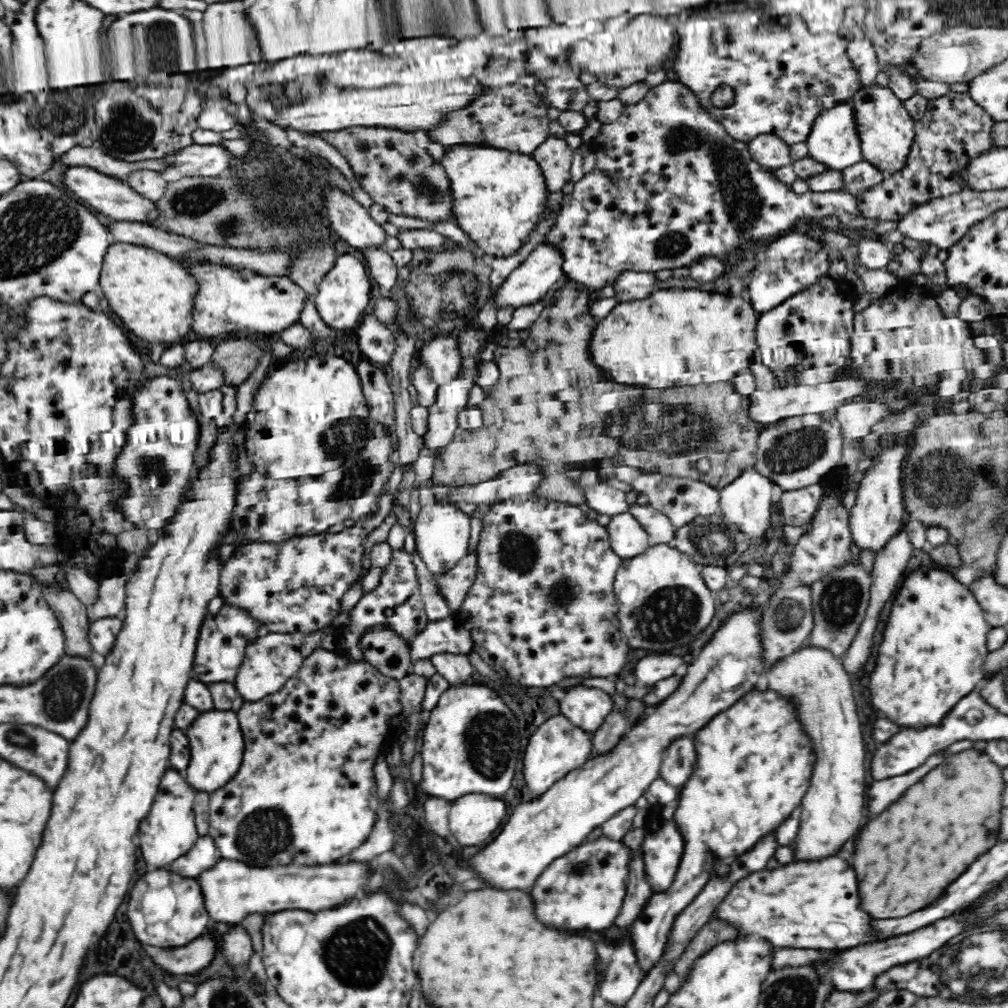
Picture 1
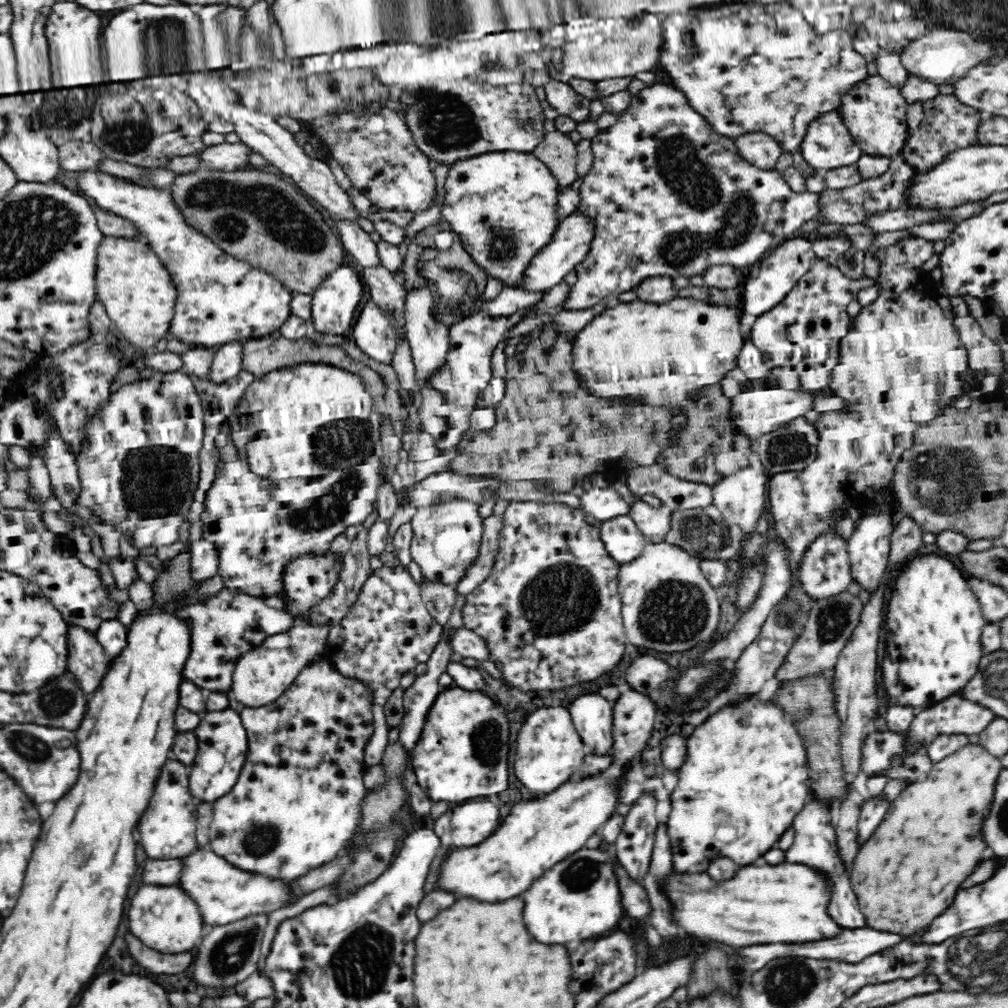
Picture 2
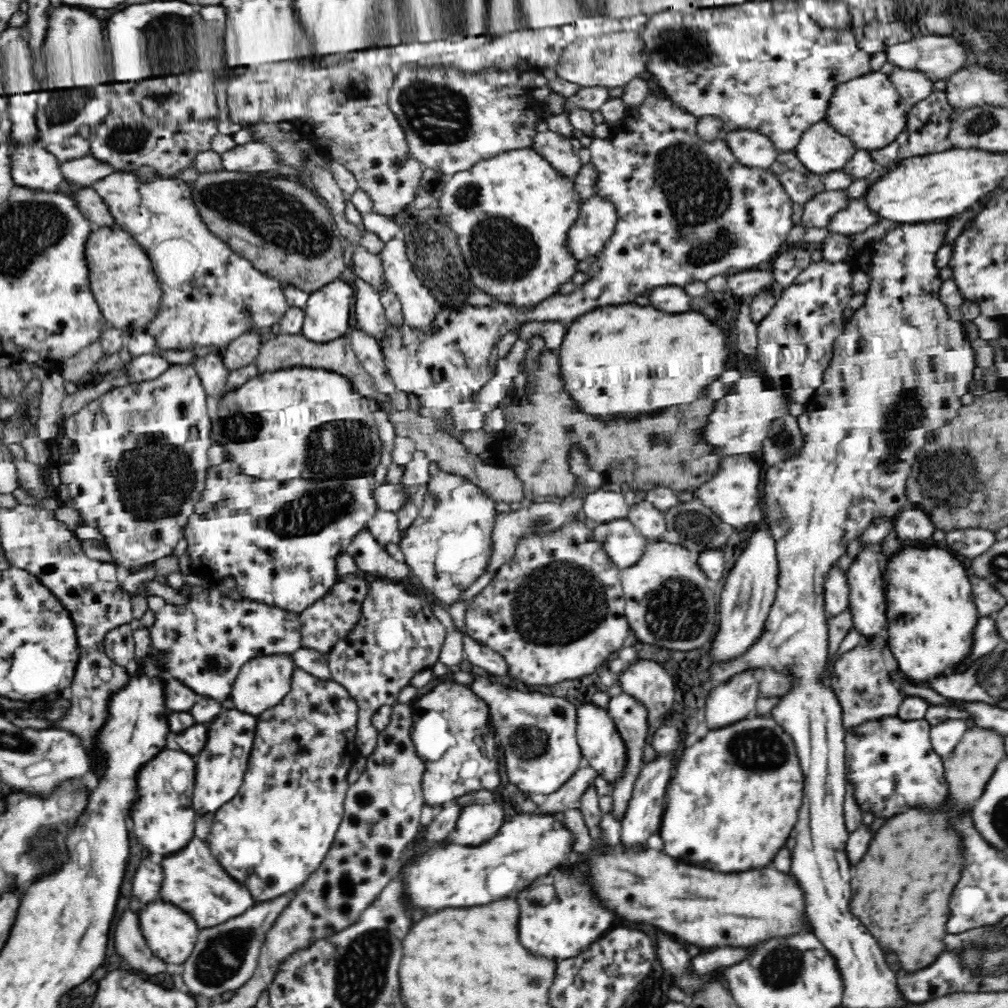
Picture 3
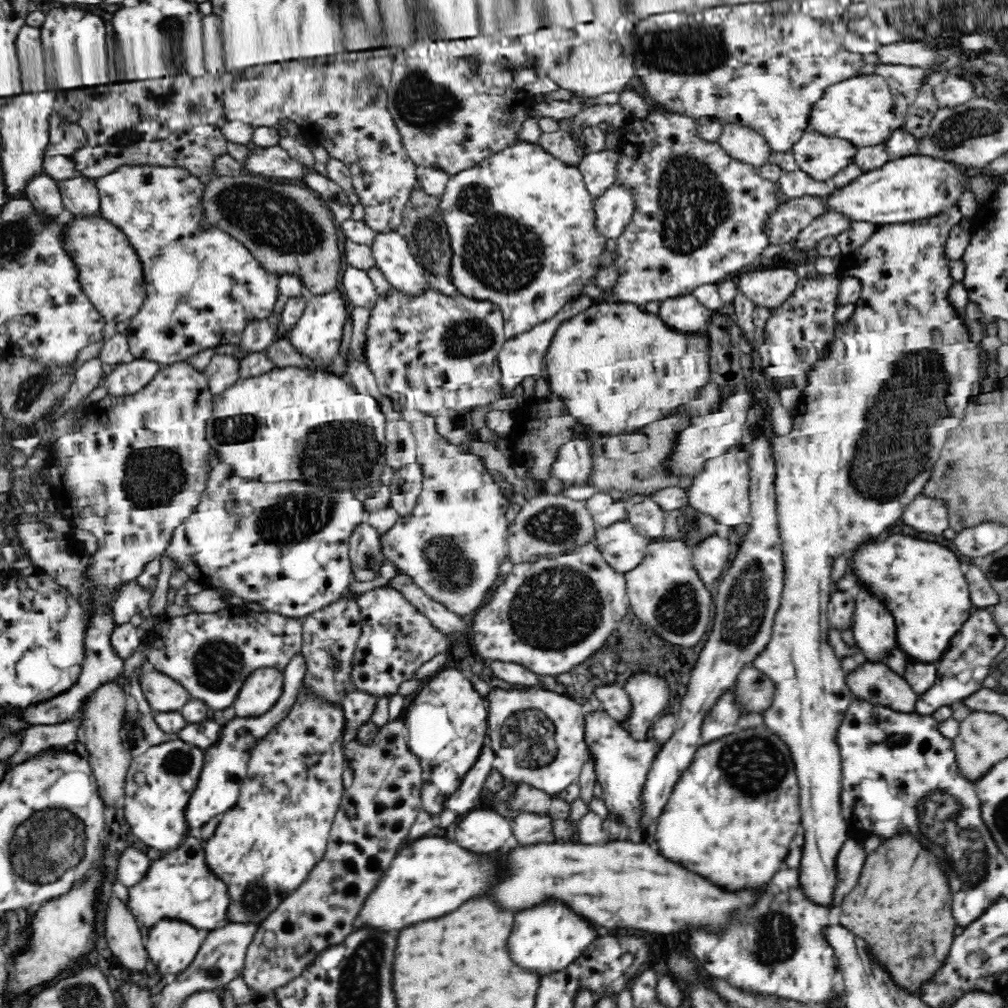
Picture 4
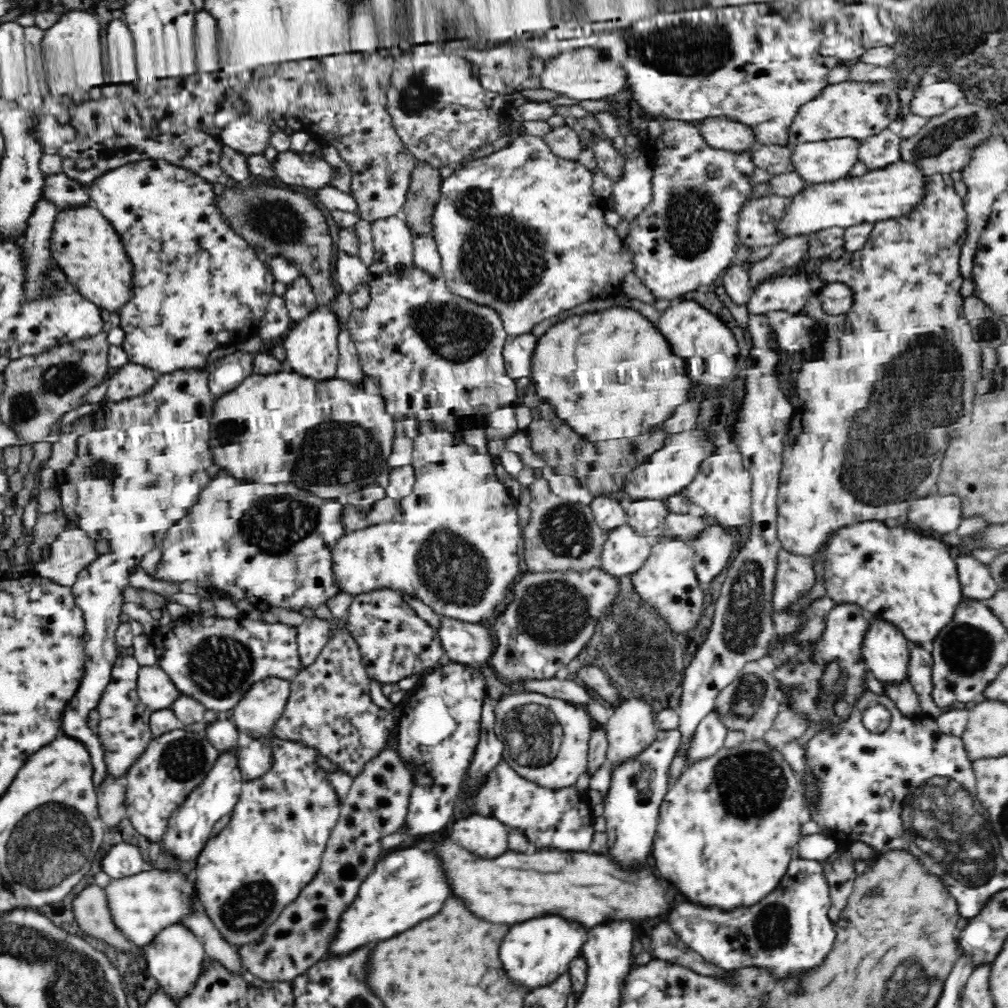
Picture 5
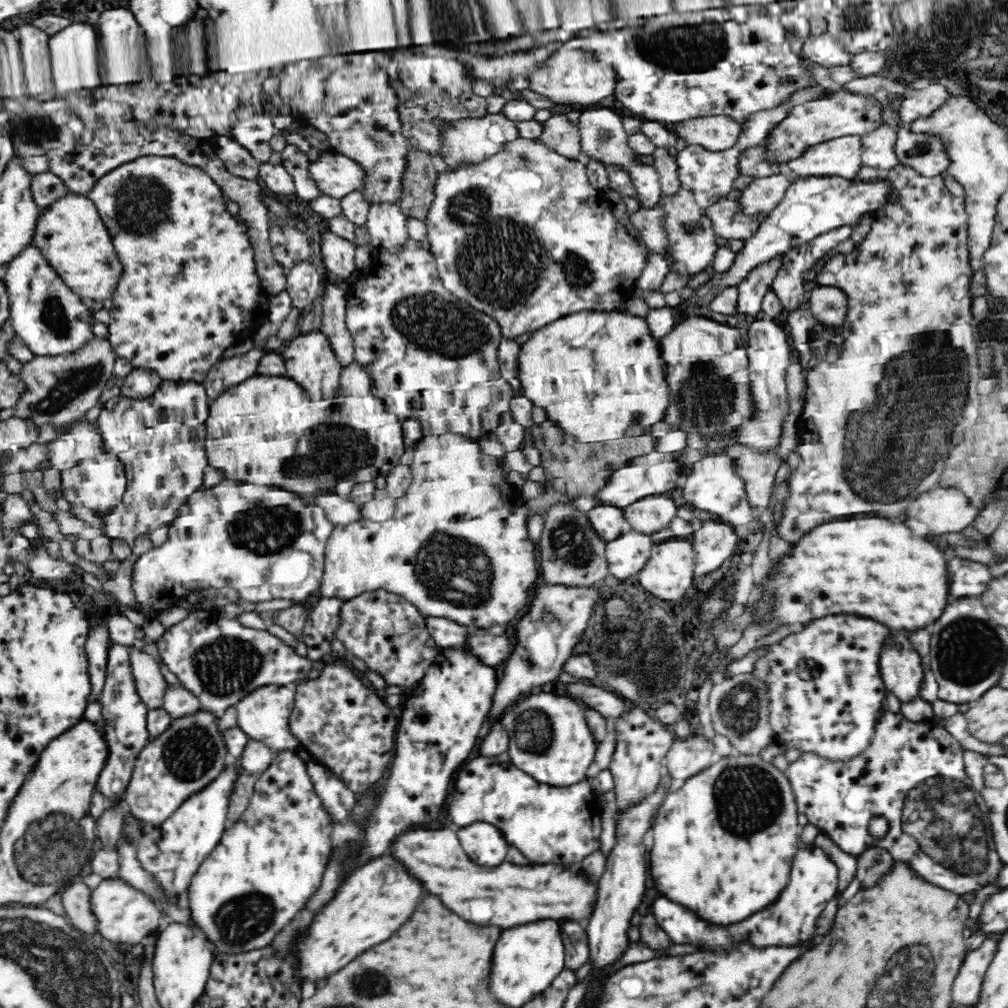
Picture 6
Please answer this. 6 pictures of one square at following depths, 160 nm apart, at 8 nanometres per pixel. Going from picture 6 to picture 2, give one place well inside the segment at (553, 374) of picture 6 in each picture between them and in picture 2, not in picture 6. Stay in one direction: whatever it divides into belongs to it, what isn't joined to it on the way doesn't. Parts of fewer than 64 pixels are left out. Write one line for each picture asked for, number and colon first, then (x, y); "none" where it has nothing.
2: (656, 354)
3: (619, 362)
4: (617, 369)
5: (610, 374)

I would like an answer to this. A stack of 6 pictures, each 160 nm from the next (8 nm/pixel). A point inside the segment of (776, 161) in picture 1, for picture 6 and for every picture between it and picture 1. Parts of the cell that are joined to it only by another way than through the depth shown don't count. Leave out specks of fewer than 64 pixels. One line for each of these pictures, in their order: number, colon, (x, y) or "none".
2: (761, 150)
3: (752, 149)
4: (743, 143)
5: (719, 132)
6: (714, 133)

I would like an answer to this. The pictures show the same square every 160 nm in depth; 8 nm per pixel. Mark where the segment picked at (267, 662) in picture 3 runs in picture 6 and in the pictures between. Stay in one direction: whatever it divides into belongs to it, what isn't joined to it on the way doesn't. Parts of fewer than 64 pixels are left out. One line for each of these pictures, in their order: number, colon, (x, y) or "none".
4: (262, 691)
5: (264, 704)
6: (264, 715)

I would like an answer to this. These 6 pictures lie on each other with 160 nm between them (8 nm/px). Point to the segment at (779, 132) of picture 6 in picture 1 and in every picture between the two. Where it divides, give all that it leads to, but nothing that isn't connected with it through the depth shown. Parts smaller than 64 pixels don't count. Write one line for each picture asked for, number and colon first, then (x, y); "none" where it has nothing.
1: (885, 129)
2: (874, 112)
3: (868, 110)
4: (865, 110)
5: (859, 110)

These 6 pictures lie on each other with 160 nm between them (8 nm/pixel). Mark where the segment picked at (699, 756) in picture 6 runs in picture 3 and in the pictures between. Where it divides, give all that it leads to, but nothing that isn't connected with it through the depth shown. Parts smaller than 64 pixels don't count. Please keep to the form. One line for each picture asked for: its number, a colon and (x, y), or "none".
3: (736, 699)
4: (722, 720)
5: (709, 736)

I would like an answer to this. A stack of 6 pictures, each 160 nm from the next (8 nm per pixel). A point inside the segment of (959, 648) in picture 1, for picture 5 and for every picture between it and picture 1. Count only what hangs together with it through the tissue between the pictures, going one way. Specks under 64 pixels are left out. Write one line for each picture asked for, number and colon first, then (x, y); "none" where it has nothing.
2: (935, 646)
3: (931, 613)
4: (921, 583)
5: (904, 578)

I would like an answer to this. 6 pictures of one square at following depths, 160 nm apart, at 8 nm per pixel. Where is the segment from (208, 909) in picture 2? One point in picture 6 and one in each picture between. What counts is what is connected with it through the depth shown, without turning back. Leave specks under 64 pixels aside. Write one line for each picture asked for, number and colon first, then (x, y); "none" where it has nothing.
3: (192, 880)
4: (177, 886)
5: (141, 905)
6: (122, 914)

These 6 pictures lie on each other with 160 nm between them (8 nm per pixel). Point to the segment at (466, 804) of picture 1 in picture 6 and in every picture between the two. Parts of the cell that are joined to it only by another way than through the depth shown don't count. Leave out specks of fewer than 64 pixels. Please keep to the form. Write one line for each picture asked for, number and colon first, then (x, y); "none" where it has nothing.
2: (472, 822)
3: (478, 824)
4: (483, 832)
5: (486, 837)
6: (484, 843)

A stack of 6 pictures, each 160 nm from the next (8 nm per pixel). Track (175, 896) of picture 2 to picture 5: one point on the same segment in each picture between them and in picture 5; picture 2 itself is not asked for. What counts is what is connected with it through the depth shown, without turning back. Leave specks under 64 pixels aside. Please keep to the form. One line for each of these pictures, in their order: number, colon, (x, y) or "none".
3: (171, 935)
4: (172, 945)
5: (175, 959)

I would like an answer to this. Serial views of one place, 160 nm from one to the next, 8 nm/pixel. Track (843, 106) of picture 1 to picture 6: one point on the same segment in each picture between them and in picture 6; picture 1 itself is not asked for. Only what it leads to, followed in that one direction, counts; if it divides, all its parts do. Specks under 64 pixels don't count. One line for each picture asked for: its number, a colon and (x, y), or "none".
2: (827, 145)
3: (821, 149)
4: (822, 158)
5: (815, 162)
6: (842, 156)

